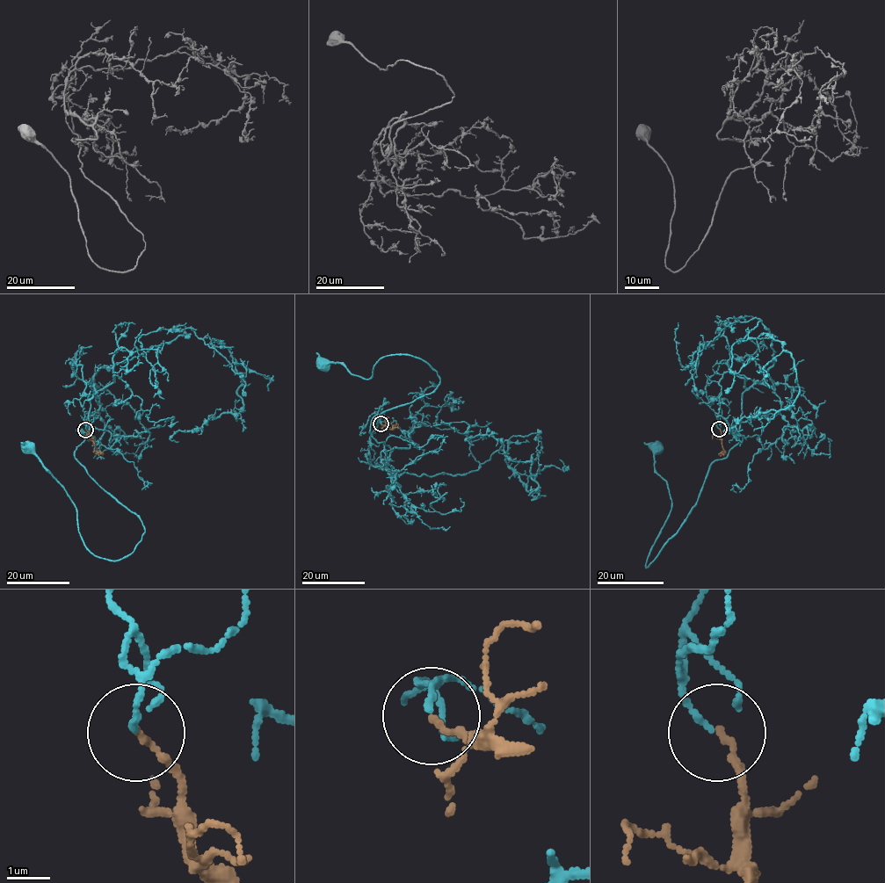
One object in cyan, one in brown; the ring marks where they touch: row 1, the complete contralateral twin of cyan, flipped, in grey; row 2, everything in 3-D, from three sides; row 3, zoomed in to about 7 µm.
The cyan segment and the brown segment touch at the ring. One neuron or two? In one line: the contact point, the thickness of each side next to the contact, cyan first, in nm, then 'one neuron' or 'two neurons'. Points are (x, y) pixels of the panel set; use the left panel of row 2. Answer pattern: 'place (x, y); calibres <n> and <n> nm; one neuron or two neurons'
place (85, 430); calibres 120 and 140 nm; one neuron

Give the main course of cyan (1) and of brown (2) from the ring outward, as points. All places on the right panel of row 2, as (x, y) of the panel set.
1: (718, 429), (707, 380), (750, 356), (765, 377), (743, 394), (738, 442), (646, 567), (671, 507), (656, 447)
2: (719, 429), (725, 451), (722, 455), (720, 453)

